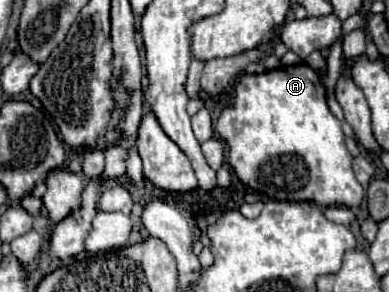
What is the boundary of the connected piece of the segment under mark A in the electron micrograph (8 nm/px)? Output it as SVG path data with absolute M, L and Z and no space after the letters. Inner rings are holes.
M303 62L295 64L295 66L281 66L281 68L275 68L275 70L267 70L263 74L243 74L241 80L237 82L237 86L235 86L233 106L225 108L219 116L219 120L217 120L217 132L229 146L229 164L235 170L235 174L239 176L239 180L243 184L251 186L253 190L257 190L261 196L271 196L275 200L307 200L307 202L315 202L315 204L321 204L321 206L347 206L347 208L359 208L359 204L365 196L365 190L357 182L357 178L353 174L353 168L351 168L353 156L349 154L349 150L345 146L345 134L341 130L341 122L331 114L331 110L327 106L323 80L311 66L307 66Z

